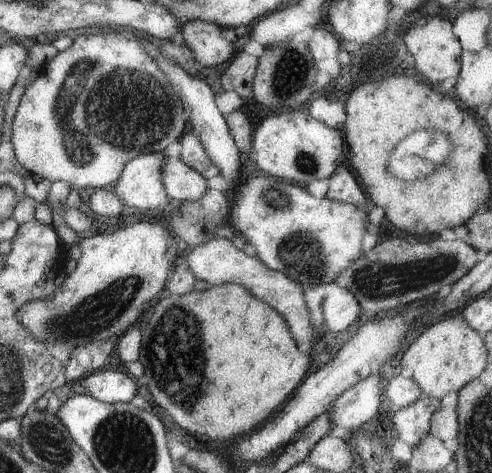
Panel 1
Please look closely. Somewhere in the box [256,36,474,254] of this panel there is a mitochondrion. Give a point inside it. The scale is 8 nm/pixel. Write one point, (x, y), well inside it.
(289, 75)

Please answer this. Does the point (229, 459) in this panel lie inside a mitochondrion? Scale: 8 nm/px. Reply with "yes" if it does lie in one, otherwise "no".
no

